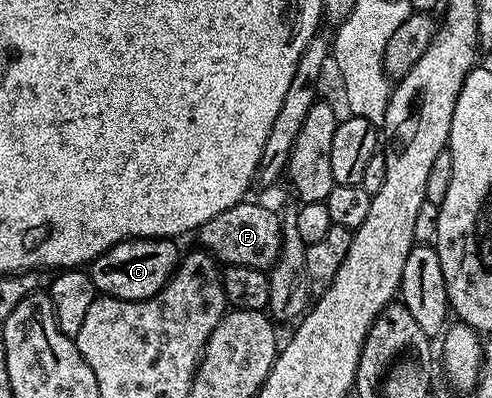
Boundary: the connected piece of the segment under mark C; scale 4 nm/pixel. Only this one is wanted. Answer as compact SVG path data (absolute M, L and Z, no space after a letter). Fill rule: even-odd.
M171 238L126 239L114 244L90 264L90 274L97 292L113 299L149 299L167 285L176 274L178 254Z

